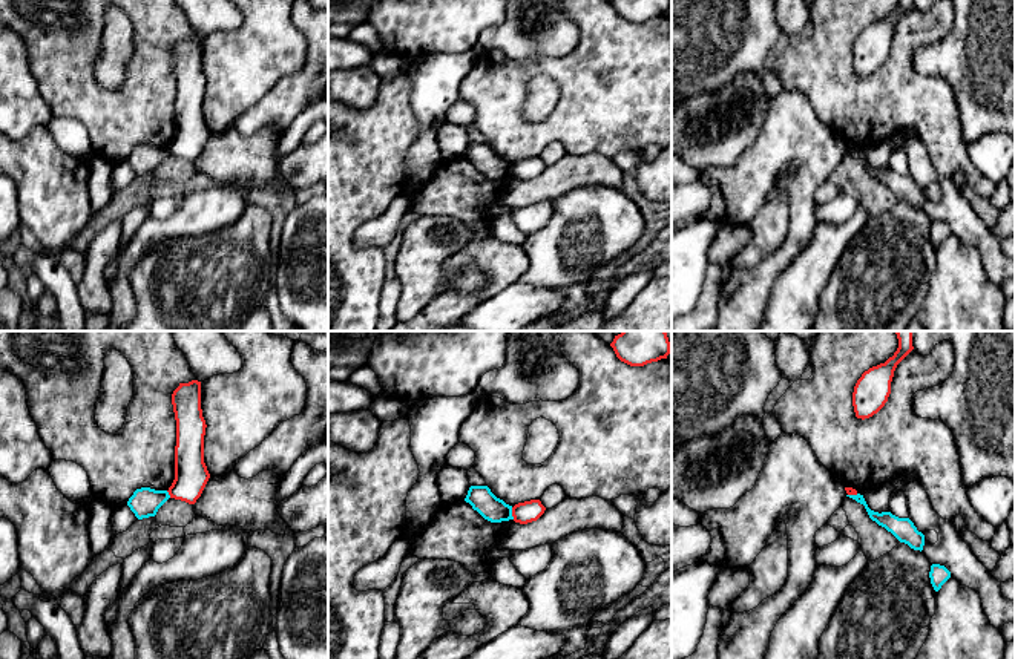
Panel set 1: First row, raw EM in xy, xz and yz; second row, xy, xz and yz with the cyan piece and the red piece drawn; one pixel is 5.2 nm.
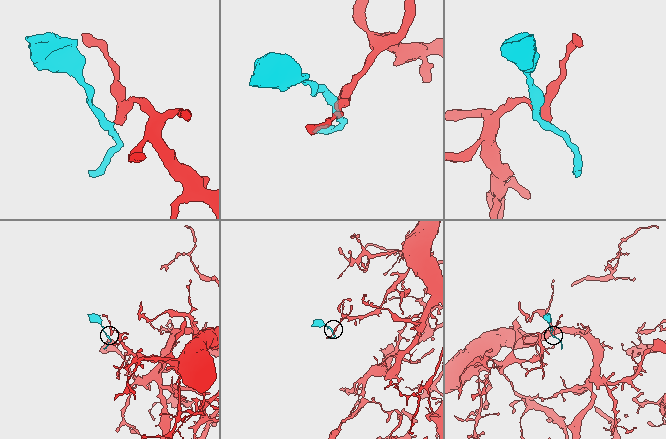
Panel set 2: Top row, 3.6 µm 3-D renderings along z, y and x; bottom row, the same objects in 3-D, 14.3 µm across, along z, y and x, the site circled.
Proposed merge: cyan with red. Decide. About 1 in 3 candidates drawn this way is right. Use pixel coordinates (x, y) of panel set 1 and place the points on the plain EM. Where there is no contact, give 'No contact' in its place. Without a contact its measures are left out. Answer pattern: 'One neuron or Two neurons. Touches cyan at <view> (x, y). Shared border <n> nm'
Two neurons. Touches cyan at xz (511, 170). Shared border 70 nm

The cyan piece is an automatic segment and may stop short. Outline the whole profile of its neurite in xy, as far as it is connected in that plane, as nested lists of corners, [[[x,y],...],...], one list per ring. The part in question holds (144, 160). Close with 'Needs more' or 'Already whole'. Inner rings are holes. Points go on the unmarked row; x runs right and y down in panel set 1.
[[[141,144],[129,155],[127,162],[138,176],[155,173],[158,166],[170,155],[167,147]]]. Already whole

